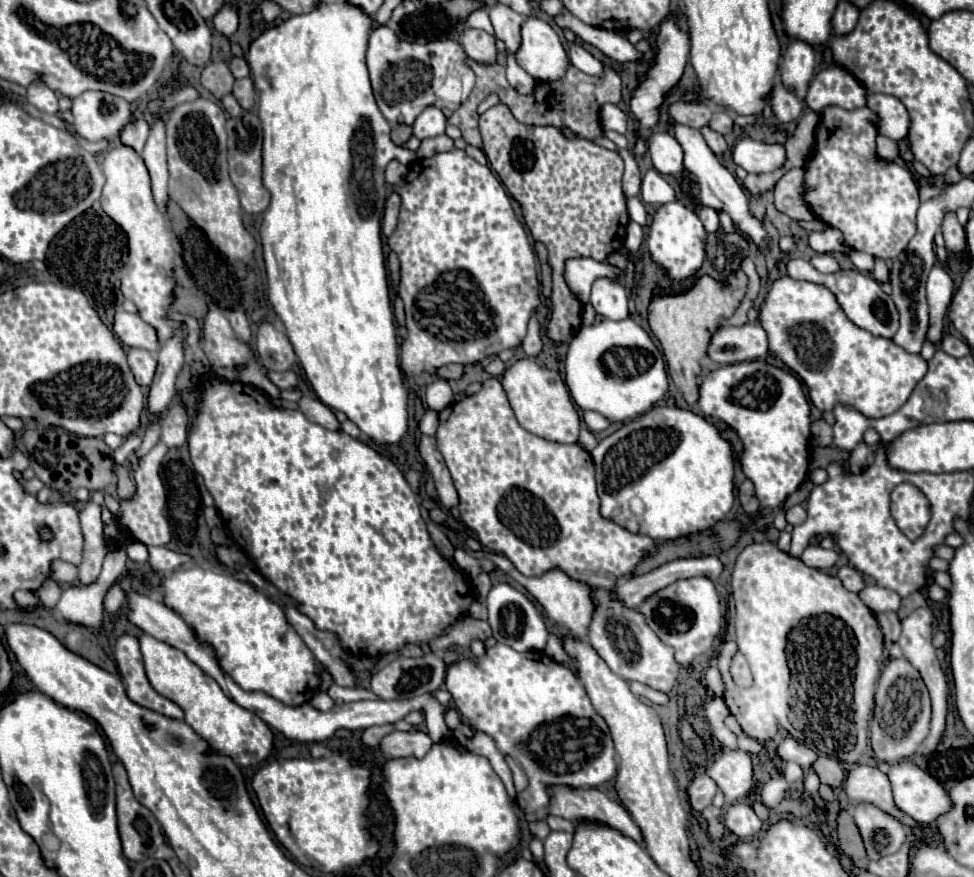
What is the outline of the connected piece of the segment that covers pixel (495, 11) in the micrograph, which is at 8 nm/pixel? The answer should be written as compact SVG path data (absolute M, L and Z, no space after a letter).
M495 3L489 9L489 17L495 27L497 37L505 41L505 45L511 53L515 53L519 49L519 41L521 41L519 29L521 29L521 23L525 21L525 17L521 17L519 13L509 9L509 5L501 5L501 3Z

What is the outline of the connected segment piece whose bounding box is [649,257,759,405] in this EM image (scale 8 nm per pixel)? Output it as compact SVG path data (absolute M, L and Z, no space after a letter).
M751 259L741 261L741 271L731 273L727 279L727 285L723 287L717 283L713 277L701 275L685 295L669 295L669 297L657 297L649 305L649 325L655 337L659 339L663 347L663 355L667 359L667 369L673 377L675 387L681 391L683 399L689 405L697 405L697 393L699 393L699 379L701 379L701 367L699 361L707 355L709 341L713 333L723 325L725 319L729 319L735 309L739 307L745 291L747 291L747 277L749 277L749 287L759 289L759 275L755 273L755 265Z

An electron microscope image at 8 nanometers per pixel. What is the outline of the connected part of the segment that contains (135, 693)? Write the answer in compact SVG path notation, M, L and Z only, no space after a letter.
M121 635L115 643L113 649L121 679L125 683L127 695L131 701L135 701L141 707L153 709L161 715L173 717L173 719L183 719L183 709L179 705L175 705L173 701L169 701L167 697L159 695L143 669L143 661L141 661L141 651L139 651L139 641L133 635Z

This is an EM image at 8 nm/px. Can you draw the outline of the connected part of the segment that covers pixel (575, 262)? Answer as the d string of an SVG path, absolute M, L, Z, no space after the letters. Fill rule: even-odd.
M569 259L565 263L565 281L569 289L586 304L590 297L591 287L594 281L607 277L617 283L621 275L621 269L605 263L605 261L593 261L593 259Z

